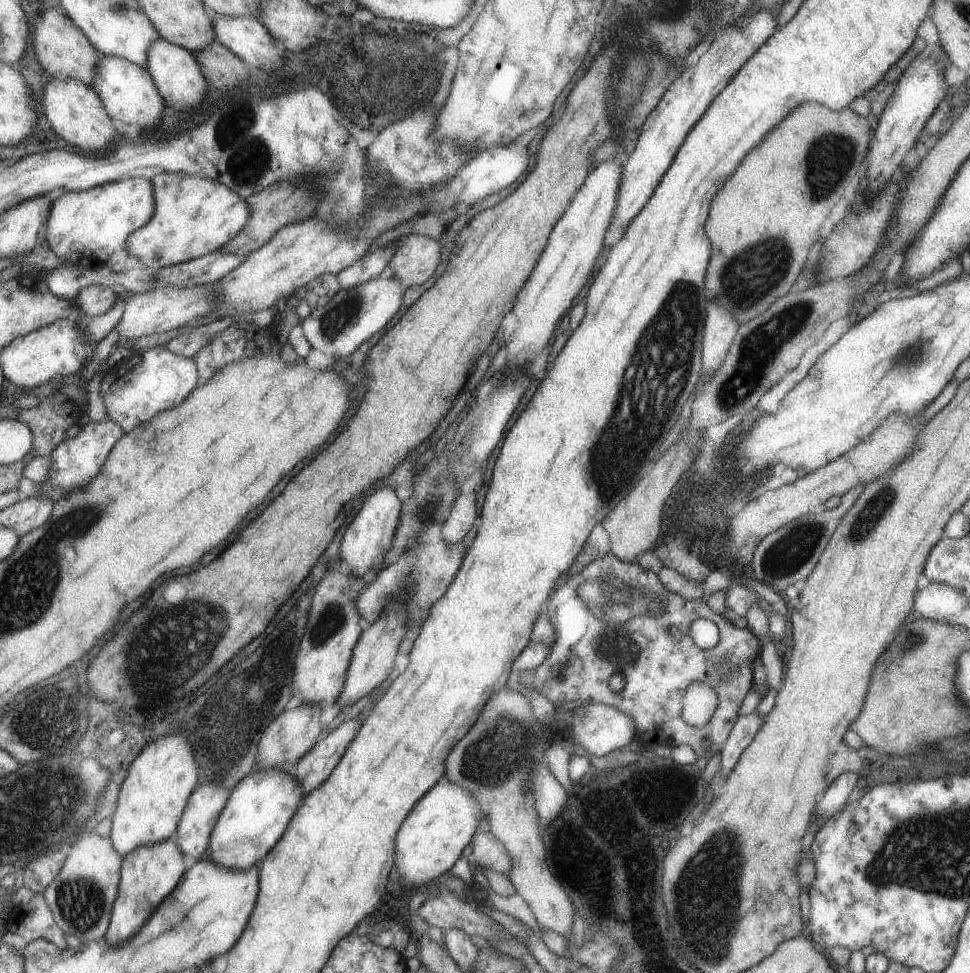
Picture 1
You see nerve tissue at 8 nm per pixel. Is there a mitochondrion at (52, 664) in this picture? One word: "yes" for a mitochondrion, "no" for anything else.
no

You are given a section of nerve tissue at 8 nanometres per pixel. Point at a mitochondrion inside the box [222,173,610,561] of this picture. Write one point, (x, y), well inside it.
(338, 317)

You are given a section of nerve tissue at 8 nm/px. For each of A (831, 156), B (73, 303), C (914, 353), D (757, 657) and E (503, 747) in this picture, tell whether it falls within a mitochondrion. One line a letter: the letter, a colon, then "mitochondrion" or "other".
A: mitochondrion
B: other
C: mitochondrion
D: other
E: mitochondrion

